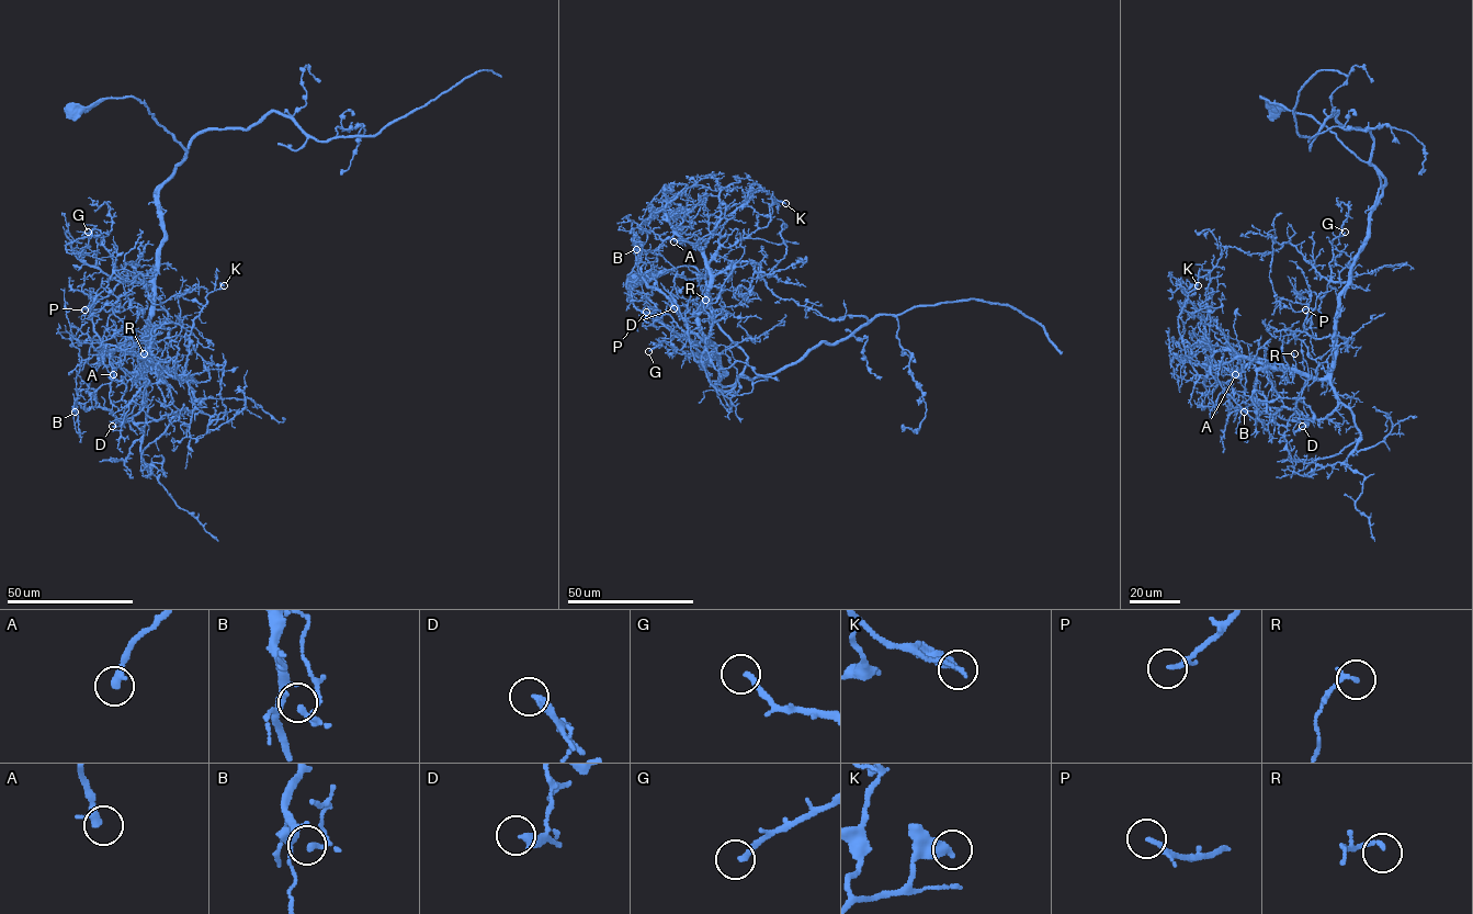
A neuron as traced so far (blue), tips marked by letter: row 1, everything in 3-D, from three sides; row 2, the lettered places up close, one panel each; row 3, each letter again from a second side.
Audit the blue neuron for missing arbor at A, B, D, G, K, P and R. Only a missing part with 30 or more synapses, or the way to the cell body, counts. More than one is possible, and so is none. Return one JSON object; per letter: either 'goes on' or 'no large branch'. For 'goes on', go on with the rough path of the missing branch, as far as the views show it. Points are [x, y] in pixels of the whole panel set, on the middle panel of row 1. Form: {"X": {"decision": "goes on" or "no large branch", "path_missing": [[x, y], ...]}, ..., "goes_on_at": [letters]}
{"A": {"decision": "goes on"}, "B": {"decision": "no large branch"}, "D": {"decision": "no large branch"}, "G": {"decision": "goes on", "path_missing": [[648, 351], [646, 375], [650, 382], [648, 408], [654, 413]]}, "K": {"decision": "no large branch"}, "P": {"decision": "goes on", "path_missing": [[646, 312], [634, 303], [634, 296], [648, 274], [653, 262]]}, "R": {"decision": "no large branch"}, "goes_on_at": ["A", "G", "P"]}

